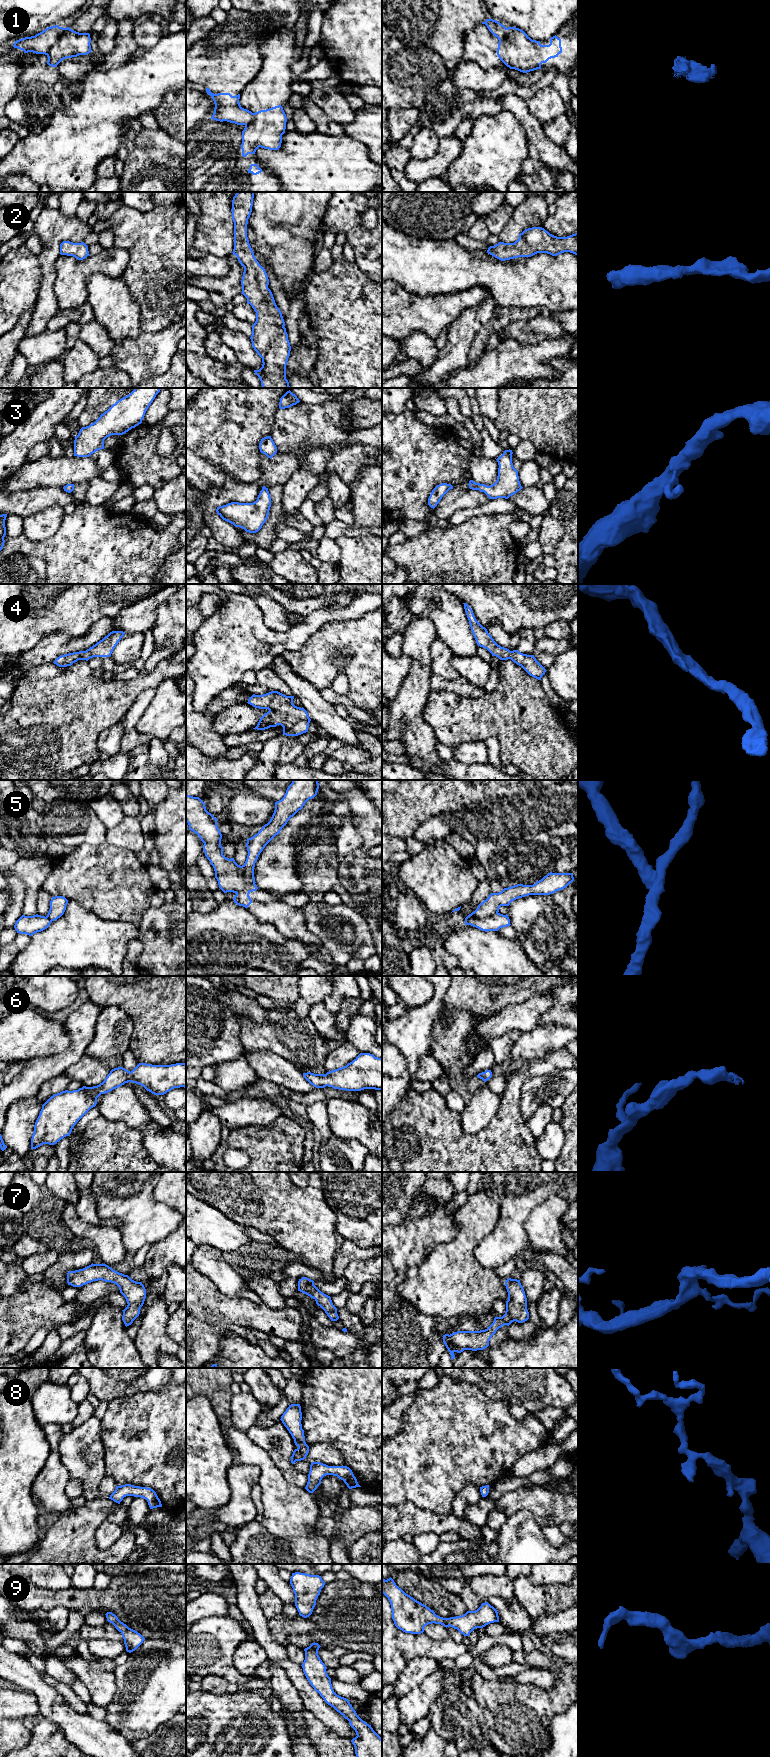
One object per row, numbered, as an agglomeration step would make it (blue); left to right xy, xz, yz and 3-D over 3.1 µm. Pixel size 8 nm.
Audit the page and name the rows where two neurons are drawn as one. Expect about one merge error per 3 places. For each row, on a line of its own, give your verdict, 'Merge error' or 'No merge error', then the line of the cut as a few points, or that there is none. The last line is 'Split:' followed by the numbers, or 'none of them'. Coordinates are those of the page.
1: Merge error. Split along xy (69, 28), (62, 31), (58, 40), (46, 54)
2: No merge error. No split
3: No merge error. No split
4: No merge error. No split
5: Merge error. Split along yz (497, 912), (492, 915), (467, 918), (465, 920)
6: No merge error. No split
7: No merge error. No split
8: No merge error. No split
9: No merge error. No split
Split: 1, 5

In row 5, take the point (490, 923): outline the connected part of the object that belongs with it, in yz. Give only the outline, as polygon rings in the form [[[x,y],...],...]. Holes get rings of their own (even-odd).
[[[497,913],[493,916],[487,916],[484,918],[467,919],[465,925],[471,925],[482,931],[498,931],[500,928],[510,926],[510,919],[508,915]]]

